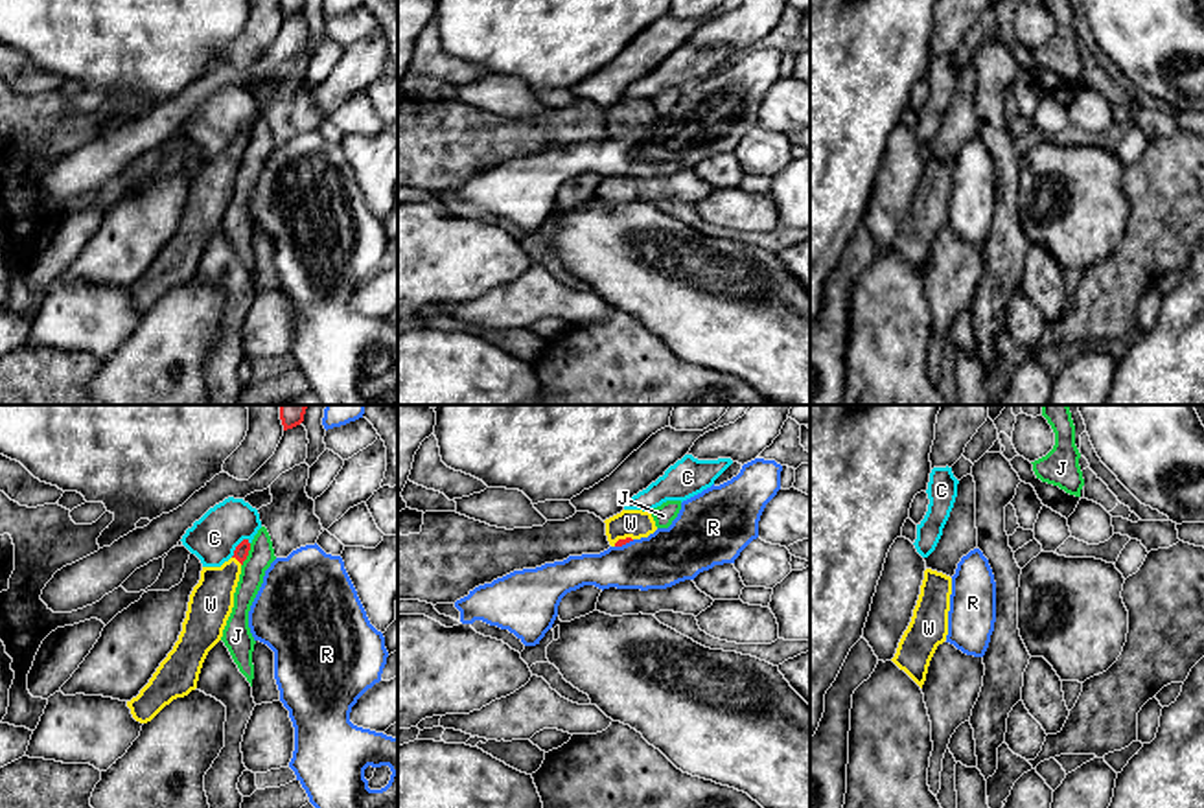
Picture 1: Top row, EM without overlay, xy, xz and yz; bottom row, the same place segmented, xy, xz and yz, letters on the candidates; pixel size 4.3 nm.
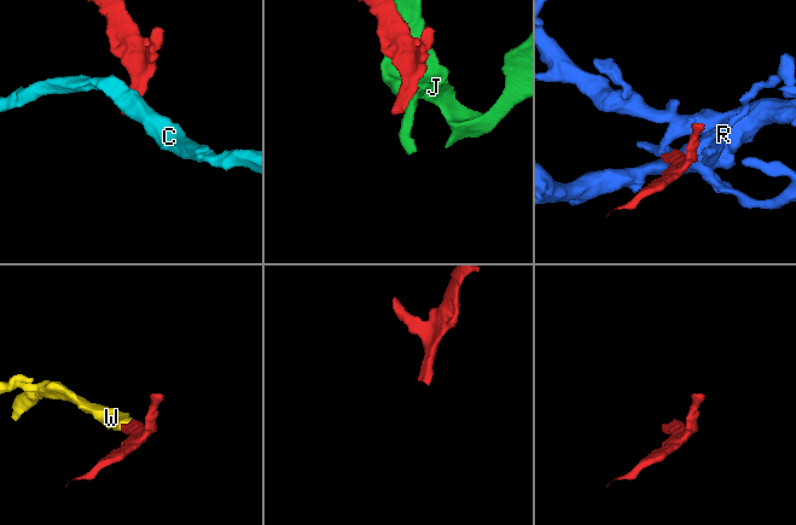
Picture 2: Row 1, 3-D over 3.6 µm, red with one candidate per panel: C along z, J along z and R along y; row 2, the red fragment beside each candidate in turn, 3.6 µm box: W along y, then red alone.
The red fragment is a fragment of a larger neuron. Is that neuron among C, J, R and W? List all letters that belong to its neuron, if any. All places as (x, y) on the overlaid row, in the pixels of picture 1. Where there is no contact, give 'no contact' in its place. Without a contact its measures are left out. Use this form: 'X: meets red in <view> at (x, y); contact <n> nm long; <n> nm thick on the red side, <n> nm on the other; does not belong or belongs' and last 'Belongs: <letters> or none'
C: meets red in xy at (236, 547); contact 120 nm long; 60 nm thick on the red side, 200 nm on the other; does not belong
J: meets red in xy at (247, 554); contact 110 nm long; 60 nm thick on the red side, 110 nm on the other; does not belong
R: meets red in xz at (625, 543); contact 90 nm long; 30 nm thick on the red side, 240 nm on the other; does not belong
W: meets red in xy at (238, 560); contact 60 nm long; 60 nm thick on the red side, 190 nm on the other; belongs
Belongs: W

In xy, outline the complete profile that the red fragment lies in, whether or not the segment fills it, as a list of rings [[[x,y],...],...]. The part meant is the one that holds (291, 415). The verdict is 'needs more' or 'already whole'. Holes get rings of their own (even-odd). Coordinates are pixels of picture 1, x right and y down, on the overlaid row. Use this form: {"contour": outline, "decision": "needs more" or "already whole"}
{"contour": [[[280,405],[280,420],[284,431],[293,429],[304,421],[307,405]]], "decision": "already whole"}

